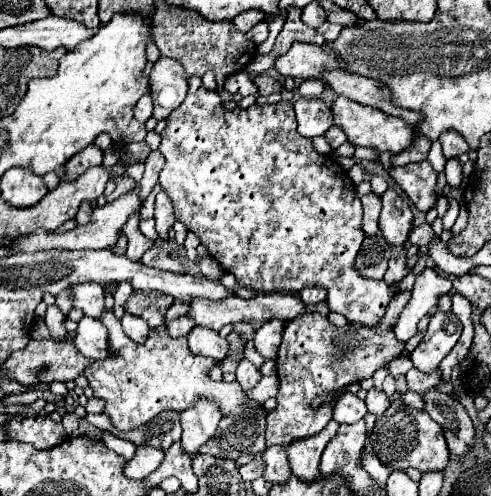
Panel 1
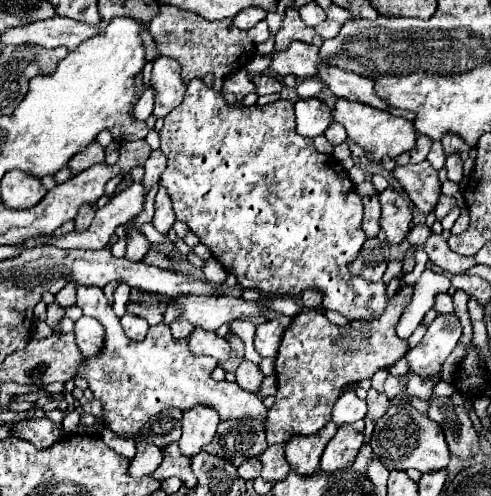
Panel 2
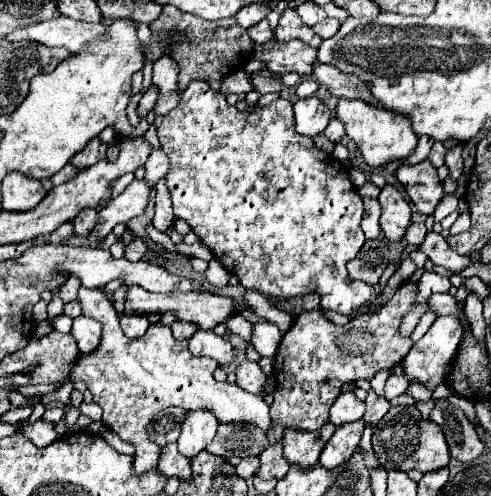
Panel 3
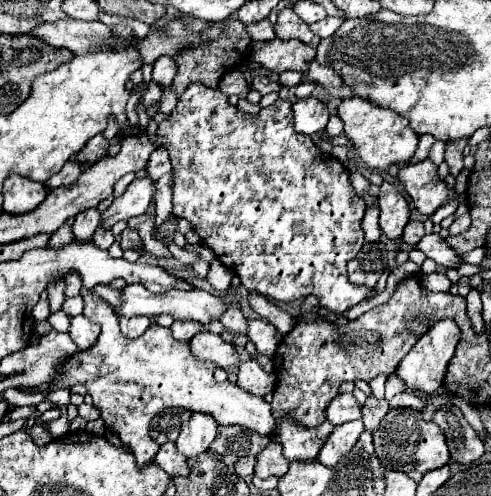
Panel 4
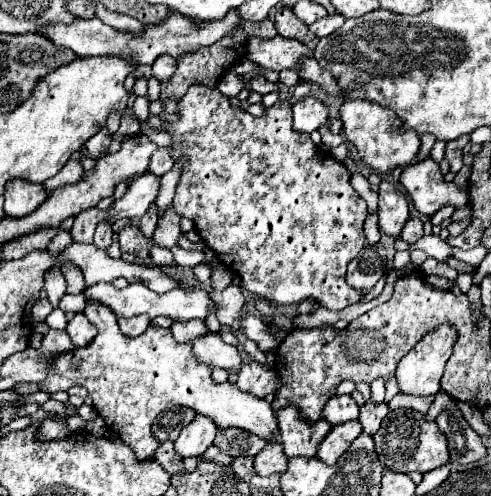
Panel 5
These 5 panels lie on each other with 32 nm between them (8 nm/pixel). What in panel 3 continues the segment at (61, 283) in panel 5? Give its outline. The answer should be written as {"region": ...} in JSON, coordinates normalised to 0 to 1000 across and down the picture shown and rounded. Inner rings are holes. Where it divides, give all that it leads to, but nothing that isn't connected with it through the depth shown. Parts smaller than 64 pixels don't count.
{"region":[[[114,585],[114,589],[106,589],[106,609],[98,613],[98,649],[106,653],[106,645],[122,633],[126,633],[126,605],[118,597],[118,585]]]}

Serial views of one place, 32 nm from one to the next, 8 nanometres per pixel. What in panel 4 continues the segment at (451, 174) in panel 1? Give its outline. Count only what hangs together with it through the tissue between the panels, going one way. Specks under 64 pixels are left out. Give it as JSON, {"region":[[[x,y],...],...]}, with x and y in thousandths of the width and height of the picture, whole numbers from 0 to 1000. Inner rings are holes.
{"region":[[[929,282],[929,286],[912,290],[912,298],[908,298],[908,331],[912,331],[921,355],[933,355],[945,339],[943,302],[949,290],[953,290],[953,282]]]}

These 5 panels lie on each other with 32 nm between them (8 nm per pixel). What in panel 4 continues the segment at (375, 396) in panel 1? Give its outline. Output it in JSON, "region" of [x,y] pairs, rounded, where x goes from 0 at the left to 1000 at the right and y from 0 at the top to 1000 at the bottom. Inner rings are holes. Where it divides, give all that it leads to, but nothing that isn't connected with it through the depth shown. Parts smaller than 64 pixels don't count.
{"region":[[[758,794],[745,802],[741,810],[741,839],[737,839],[737,851],[749,867],[766,867],[774,847],[786,839],[786,831],[794,827],[790,819],[790,806],[770,806],[762,802]]]}

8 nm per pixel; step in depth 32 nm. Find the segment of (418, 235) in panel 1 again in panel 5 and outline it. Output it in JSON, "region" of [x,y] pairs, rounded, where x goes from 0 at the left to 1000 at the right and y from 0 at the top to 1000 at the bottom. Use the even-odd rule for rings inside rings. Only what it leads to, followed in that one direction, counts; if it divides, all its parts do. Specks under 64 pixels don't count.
{"region":[[[835,440],[815,472],[815,480],[831,492],[843,492],[847,484],[855,484],[864,476],[864,464],[859,464],[859,448],[851,440]]]}

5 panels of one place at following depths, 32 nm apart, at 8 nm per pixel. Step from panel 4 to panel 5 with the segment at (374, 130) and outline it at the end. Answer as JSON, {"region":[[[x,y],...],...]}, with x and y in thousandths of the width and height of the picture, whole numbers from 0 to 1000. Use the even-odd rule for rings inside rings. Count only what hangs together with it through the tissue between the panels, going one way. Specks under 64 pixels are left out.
{"region":[[[705,202],[692,214],[692,238],[701,246],[701,274],[725,294],[737,327],[766,347],[794,351],[807,335],[835,335],[847,323],[855,298],[855,274],[847,266],[815,266],[819,242],[754,202]]]}

